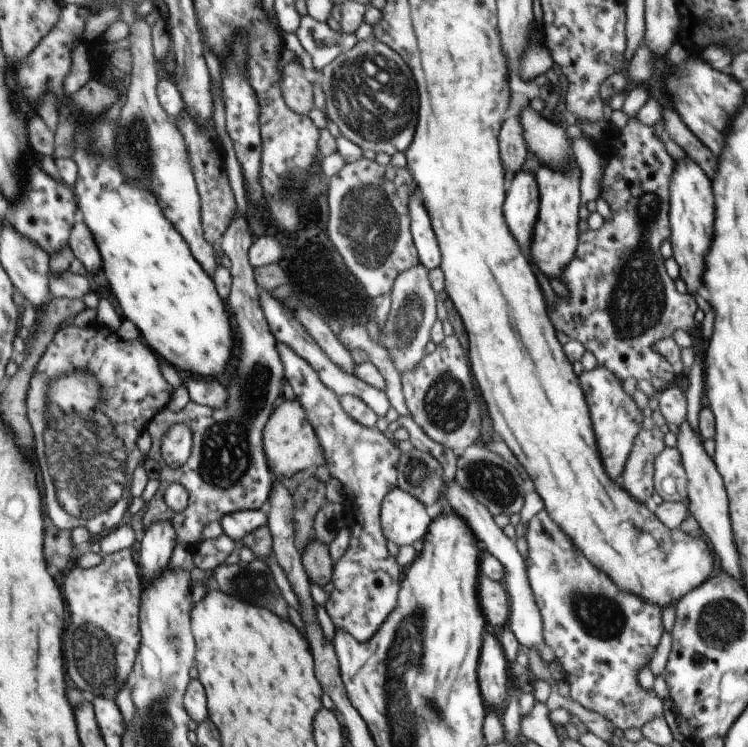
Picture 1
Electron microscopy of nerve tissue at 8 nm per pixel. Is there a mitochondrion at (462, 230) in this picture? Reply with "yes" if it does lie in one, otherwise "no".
no

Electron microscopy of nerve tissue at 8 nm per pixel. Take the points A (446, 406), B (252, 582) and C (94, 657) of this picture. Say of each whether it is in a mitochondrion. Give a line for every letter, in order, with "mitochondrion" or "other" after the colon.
A: mitochondrion
B: mitochondrion
C: mitochondrion

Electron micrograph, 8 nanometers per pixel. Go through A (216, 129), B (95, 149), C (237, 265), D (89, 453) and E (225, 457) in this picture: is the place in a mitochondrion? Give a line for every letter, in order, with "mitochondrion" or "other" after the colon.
A: other
B: mitochondrion
C: other
D: mitochondrion
E: mitochondrion

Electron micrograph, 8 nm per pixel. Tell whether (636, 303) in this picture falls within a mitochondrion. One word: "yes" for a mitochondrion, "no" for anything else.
yes

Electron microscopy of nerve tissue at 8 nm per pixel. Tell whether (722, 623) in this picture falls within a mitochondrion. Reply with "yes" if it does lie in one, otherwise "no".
yes

